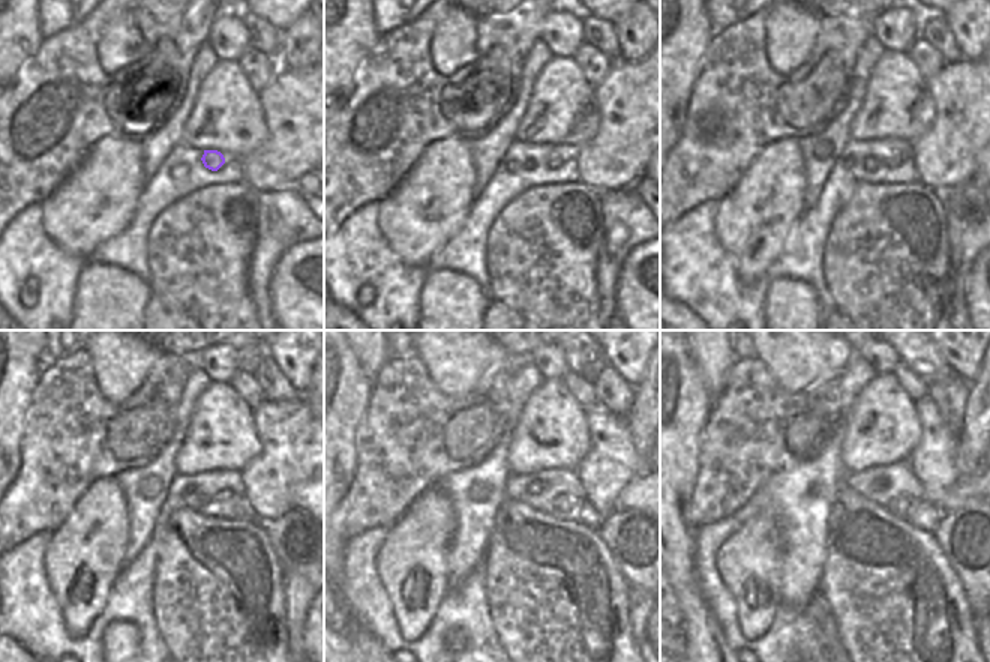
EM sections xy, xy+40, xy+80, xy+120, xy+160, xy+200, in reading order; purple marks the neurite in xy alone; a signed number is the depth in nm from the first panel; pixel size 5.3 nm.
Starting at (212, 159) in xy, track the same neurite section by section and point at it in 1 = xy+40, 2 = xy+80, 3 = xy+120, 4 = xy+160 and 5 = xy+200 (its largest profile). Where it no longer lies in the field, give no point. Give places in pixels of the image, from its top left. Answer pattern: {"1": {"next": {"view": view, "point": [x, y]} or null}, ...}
{"1": {"next": {"view": "xy+40", "point": [554, 162]}}, "2": {"next": {"view": "xy+80", "point": [893, 162]}}, "3": {"next": {"view": "xy+120", "point": [221, 497]}}, "4": {"next": {"view": "xy+160", "point": [563, 502]}}, "5": {"next": {"view": "xy+200", "point": [902, 506]}}}

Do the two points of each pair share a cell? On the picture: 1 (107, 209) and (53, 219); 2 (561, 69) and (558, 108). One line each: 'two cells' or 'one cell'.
1: one cell
2: one cell

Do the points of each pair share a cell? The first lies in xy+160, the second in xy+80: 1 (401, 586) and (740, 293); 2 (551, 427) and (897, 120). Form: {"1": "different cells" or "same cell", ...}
{"1": "different cells", "2": "same cell"}

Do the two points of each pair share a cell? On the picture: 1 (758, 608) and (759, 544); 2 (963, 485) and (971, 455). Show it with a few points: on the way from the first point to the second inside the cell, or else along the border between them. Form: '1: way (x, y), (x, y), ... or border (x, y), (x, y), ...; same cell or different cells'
1: way (758, 592), (759, 560); same cell
2: border (974, 472), (960, 478); different cells

